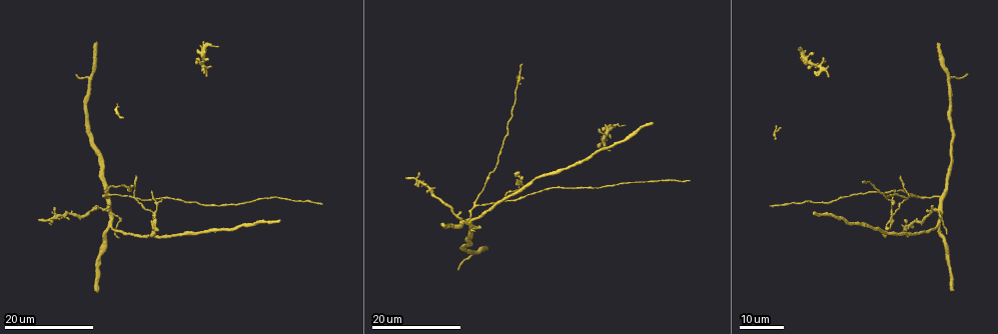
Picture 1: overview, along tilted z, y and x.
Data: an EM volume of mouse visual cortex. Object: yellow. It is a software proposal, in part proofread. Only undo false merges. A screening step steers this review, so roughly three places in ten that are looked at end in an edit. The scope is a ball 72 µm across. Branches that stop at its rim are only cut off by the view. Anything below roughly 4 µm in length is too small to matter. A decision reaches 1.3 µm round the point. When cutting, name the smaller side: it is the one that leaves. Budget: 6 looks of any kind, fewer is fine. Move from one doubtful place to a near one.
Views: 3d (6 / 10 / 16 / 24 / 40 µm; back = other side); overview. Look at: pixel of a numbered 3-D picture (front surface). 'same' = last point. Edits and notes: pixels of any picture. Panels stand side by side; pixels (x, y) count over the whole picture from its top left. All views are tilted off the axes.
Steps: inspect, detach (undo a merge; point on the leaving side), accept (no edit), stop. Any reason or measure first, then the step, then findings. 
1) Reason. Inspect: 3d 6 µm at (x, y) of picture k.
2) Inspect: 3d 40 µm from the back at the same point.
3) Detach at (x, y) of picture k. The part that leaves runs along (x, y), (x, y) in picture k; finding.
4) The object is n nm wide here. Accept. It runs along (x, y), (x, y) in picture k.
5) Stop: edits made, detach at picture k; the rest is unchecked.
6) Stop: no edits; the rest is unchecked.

Inspect: 3d 24 µm at (488, 173) of picture 1.

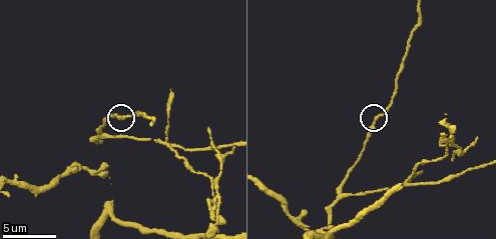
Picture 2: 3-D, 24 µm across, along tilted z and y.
Inspect: 3d 6 µm at (375, 120) of picture 2.

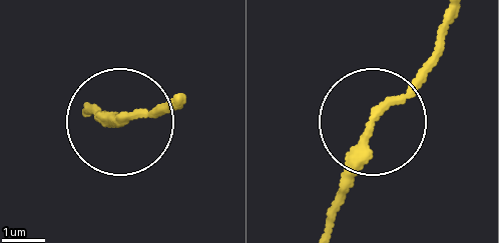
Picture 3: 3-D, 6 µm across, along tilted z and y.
The side arm is 75 µm long. Accept. It runs along (375, 121), (439, 48) in picture 3; all the same neuron.

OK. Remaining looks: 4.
Arms part here. Inspect: 3d 10 µm at (343, 195) of picture 2.

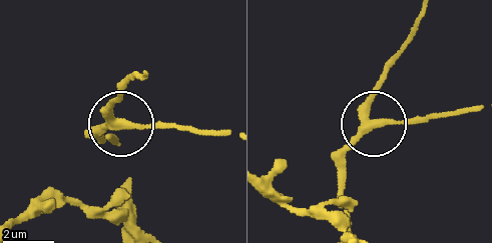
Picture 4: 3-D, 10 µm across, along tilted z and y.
The side arm is 55 µm long. Accept. It runs along (423, 17), (371, 111), (382, 122), (442, 119) in picture 4; one neuron here.

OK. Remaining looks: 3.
Arms part here. Inspect: 3d 16 µm at (408, 179) of picture 2.

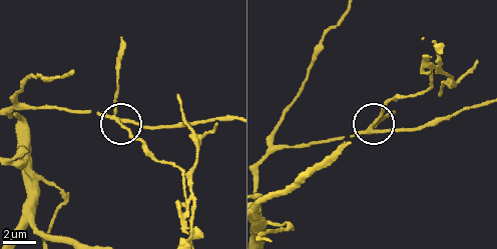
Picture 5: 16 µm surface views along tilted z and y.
The object is 200 nm wide here. Detach at (116, 93) of picture 5. The part that leaves runs along (371, 128), (390, 103), (427, 87), (432, 43) in picture 5; two neurons meet here.

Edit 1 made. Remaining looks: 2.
Stop: edits made, detach at picture 5; the rest is unchecked.

